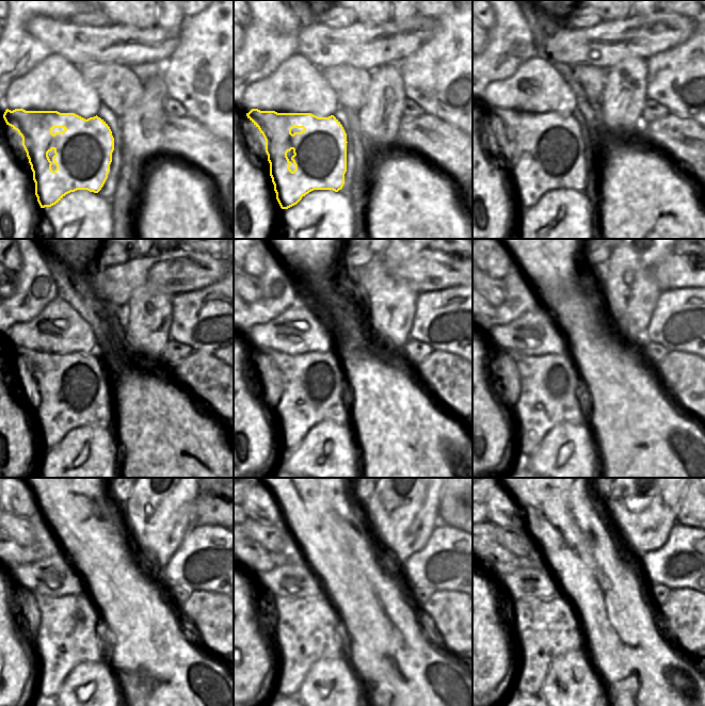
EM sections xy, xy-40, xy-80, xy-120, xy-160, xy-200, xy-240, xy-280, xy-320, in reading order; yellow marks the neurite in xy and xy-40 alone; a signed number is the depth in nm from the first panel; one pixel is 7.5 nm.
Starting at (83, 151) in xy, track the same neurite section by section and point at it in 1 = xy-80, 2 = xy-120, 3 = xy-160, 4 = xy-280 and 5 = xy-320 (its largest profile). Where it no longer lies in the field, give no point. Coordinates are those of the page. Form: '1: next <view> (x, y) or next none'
1: next xy-80 (558, 158)
2: next xy-120 (80, 397)
3: next xy-160 (320, 390)
4: next xy-280 (317, 637)
5: next xy-320 (557, 631)

